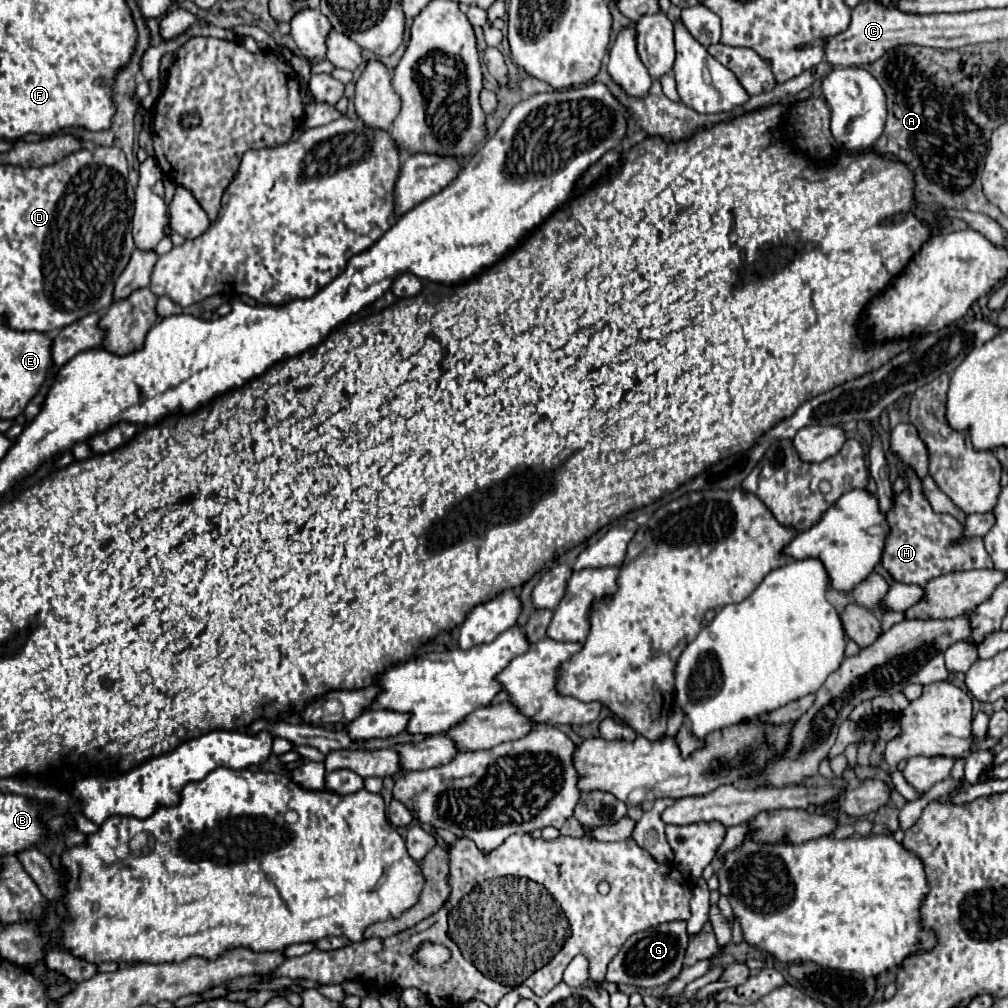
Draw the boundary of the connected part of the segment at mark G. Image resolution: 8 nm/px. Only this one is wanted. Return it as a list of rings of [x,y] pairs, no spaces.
[[[683,920],[665,922],[657,928],[637,932],[627,938],[619,954],[607,966],[607,982],[631,984],[637,988],[659,988],[669,984],[683,968],[683,956],[687,950],[687,930]]]

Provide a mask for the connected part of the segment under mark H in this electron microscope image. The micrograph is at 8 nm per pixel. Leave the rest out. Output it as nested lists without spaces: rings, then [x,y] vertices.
[[[907,468],[903,478],[907,480],[907,488],[895,496],[893,508],[887,512],[887,522],[891,534],[885,542],[883,566],[889,574],[903,584],[927,586],[931,578],[937,578],[955,570],[973,570],[973,568],[991,568],[993,562],[983,546],[981,538],[965,538],[963,524],[957,522],[951,514],[933,512],[929,500],[923,494],[921,478]]]

